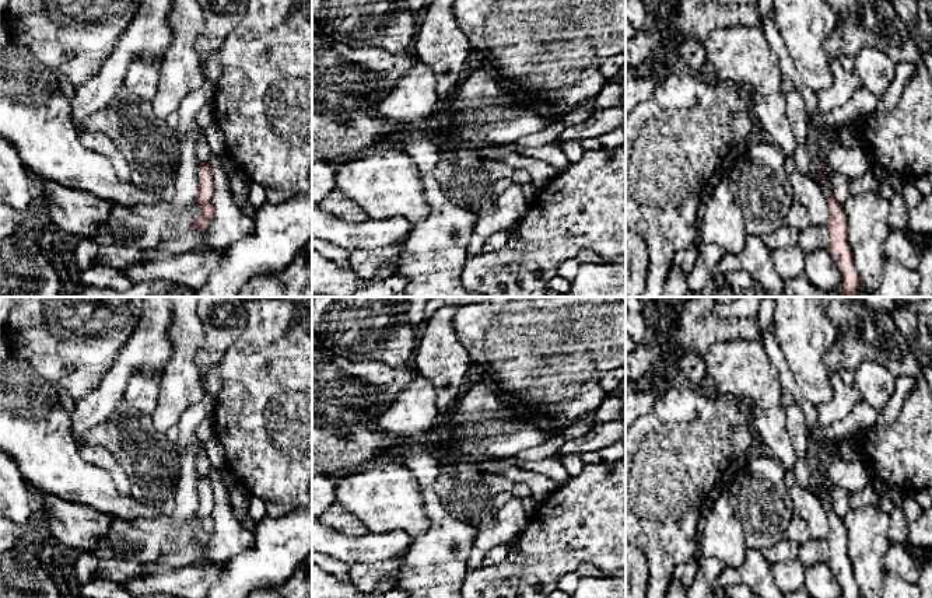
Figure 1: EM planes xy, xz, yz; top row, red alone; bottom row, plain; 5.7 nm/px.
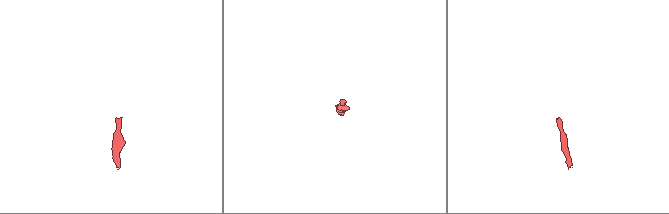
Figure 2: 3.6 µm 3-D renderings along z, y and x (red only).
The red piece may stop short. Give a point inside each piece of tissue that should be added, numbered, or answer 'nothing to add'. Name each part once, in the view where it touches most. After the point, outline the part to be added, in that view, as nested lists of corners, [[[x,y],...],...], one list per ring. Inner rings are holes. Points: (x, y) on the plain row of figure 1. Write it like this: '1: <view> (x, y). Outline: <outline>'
1: xz (518, 489). Outline: [[[515,483],[511,492],[514,496],[525,499],[525,494],[530,493],[530,487],[526,483]]]

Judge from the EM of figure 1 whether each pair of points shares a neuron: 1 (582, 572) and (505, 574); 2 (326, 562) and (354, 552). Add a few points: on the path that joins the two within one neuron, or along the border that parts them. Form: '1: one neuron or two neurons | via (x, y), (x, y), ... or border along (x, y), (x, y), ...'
1: two neurons | border along (574, 572), (581, 565), (592, 565), (602, 576)
2: two neurons | border along (326, 555), (347, 565)

